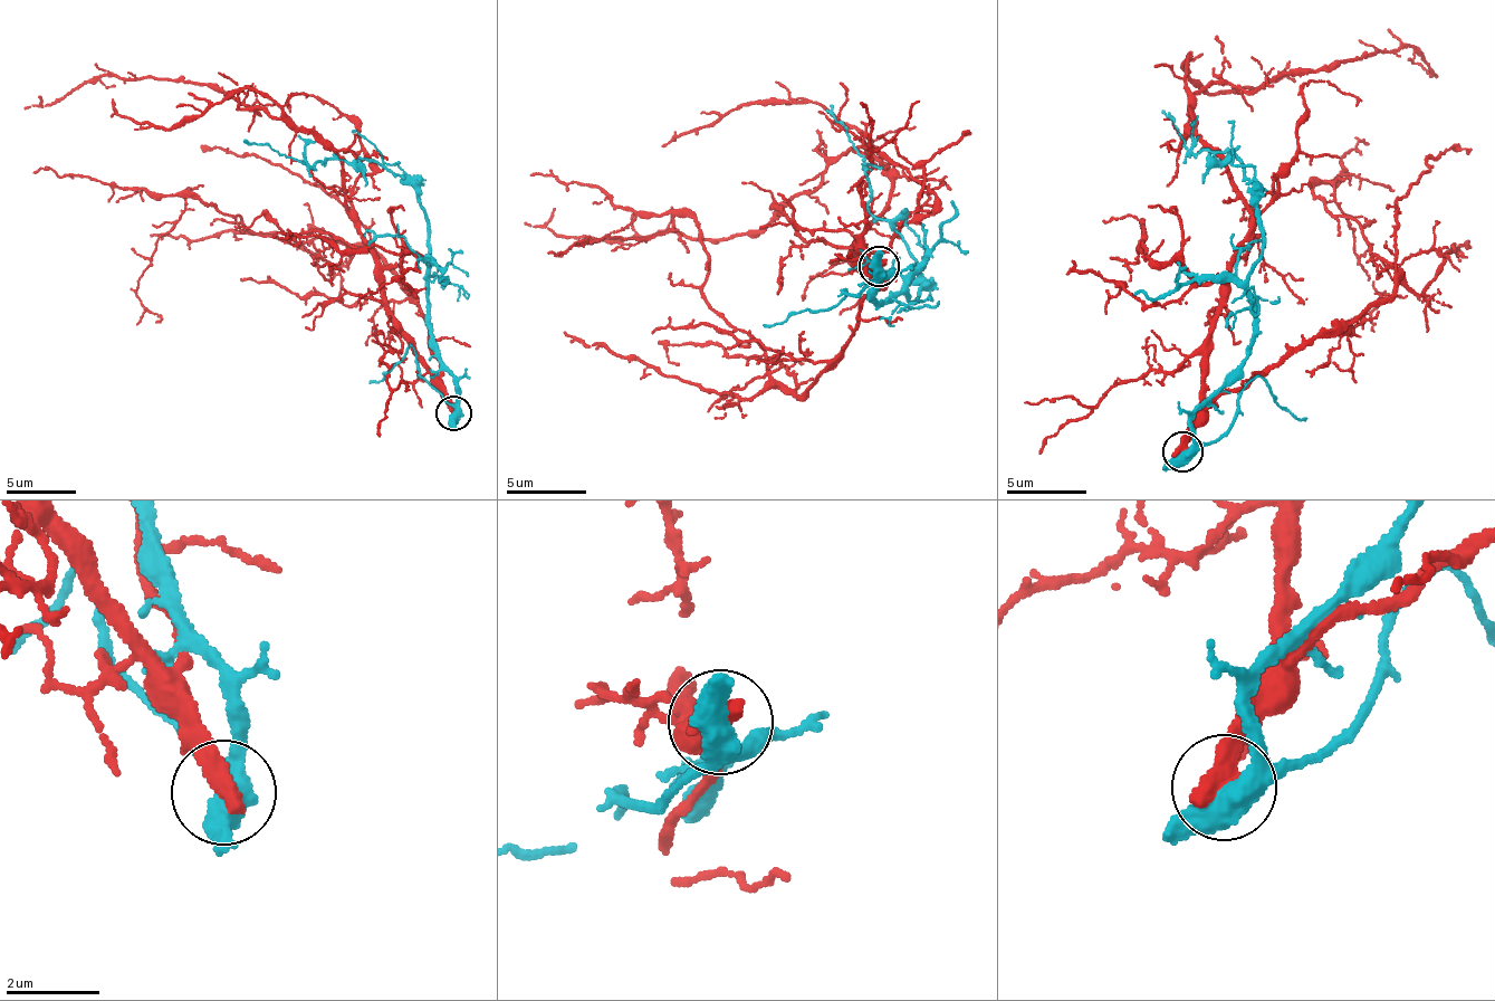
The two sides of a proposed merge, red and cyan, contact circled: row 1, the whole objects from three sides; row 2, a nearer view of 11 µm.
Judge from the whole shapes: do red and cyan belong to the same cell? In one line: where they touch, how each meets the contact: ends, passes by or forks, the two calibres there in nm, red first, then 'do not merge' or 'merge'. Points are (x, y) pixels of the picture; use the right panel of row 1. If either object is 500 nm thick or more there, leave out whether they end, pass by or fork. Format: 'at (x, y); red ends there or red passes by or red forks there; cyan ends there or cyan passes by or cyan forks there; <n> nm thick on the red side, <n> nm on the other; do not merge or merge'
at (1182, 451); 500 nm thick on the red side, 440 nm on the other; do not merge

